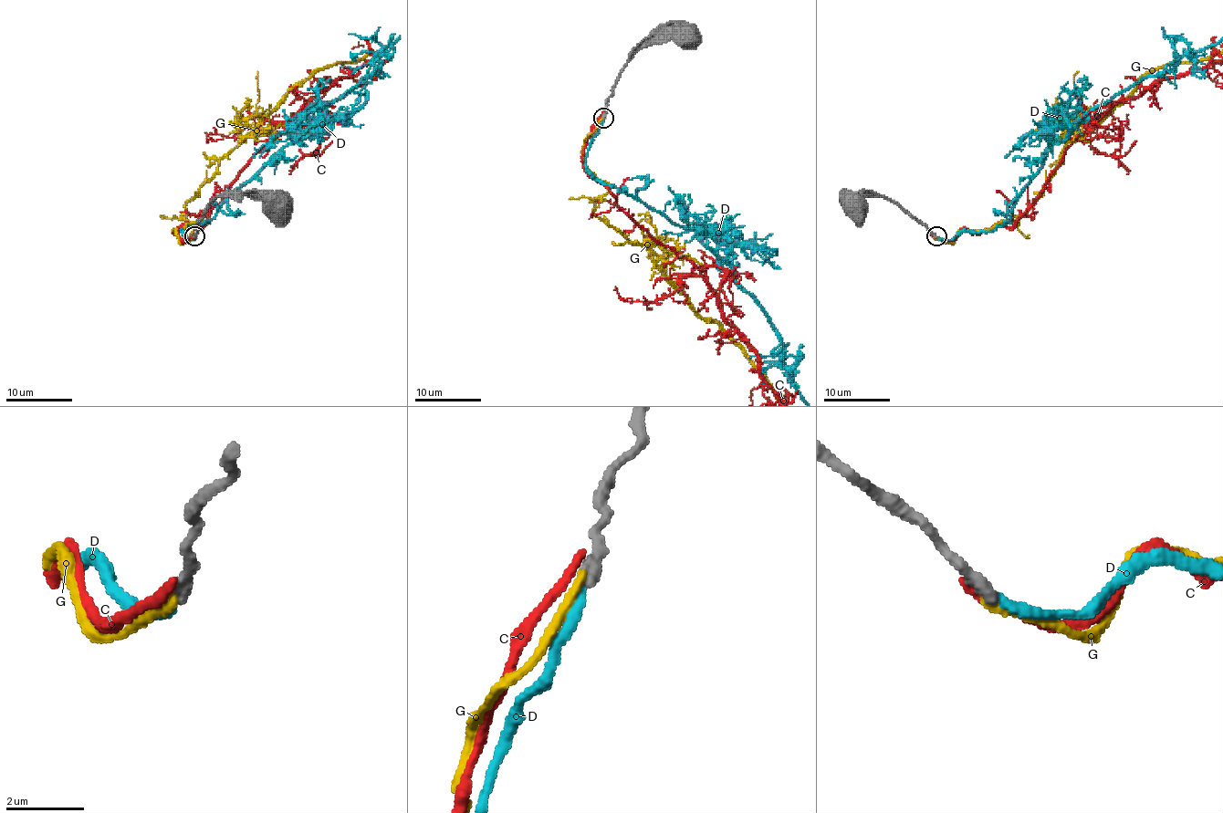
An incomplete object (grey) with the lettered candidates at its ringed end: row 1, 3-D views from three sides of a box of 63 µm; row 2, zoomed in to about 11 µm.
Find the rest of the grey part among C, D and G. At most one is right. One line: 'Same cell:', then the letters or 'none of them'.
Same cell: D

